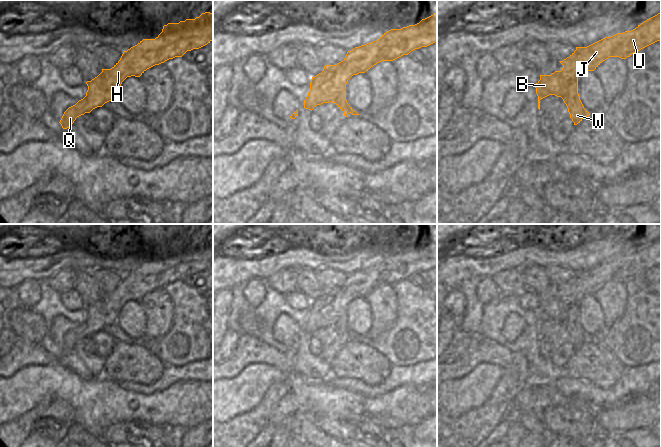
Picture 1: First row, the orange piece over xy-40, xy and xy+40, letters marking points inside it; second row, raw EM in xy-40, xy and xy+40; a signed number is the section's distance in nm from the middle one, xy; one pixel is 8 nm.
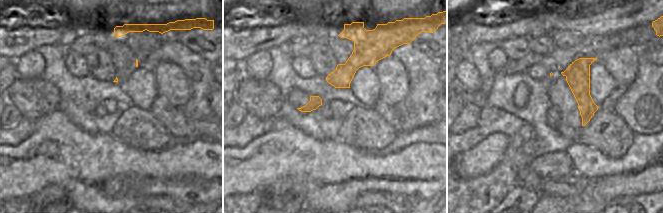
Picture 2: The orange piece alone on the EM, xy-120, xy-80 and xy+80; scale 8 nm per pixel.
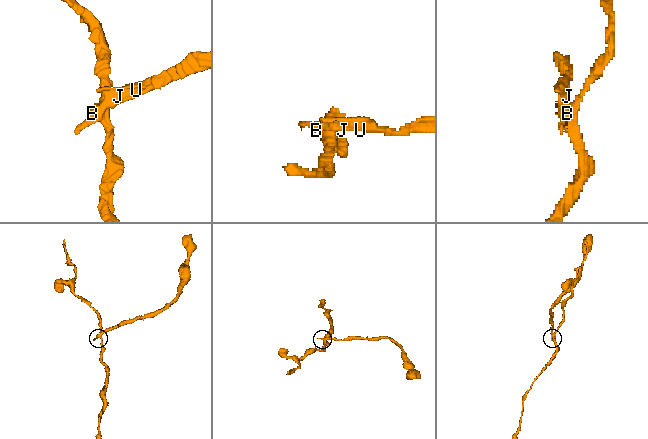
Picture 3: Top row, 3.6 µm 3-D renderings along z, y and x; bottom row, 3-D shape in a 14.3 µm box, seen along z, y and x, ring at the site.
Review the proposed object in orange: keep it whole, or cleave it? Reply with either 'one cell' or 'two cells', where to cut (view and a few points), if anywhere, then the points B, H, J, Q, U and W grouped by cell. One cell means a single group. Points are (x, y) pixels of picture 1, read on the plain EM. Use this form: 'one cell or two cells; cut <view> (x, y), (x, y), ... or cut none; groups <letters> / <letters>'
two cells; cut xy+40 (577, 301), (566, 308), (562, 322); groups B H J Q U / W

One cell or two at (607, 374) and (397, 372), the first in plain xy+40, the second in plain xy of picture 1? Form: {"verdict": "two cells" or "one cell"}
{"verdict": "two cells"}

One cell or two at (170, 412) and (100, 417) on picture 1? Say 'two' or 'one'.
one

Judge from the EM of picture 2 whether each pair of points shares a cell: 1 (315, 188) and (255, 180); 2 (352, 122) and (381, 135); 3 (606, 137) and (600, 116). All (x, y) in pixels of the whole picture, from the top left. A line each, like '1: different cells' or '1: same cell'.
1: same cell
2: same cell
3: same cell

